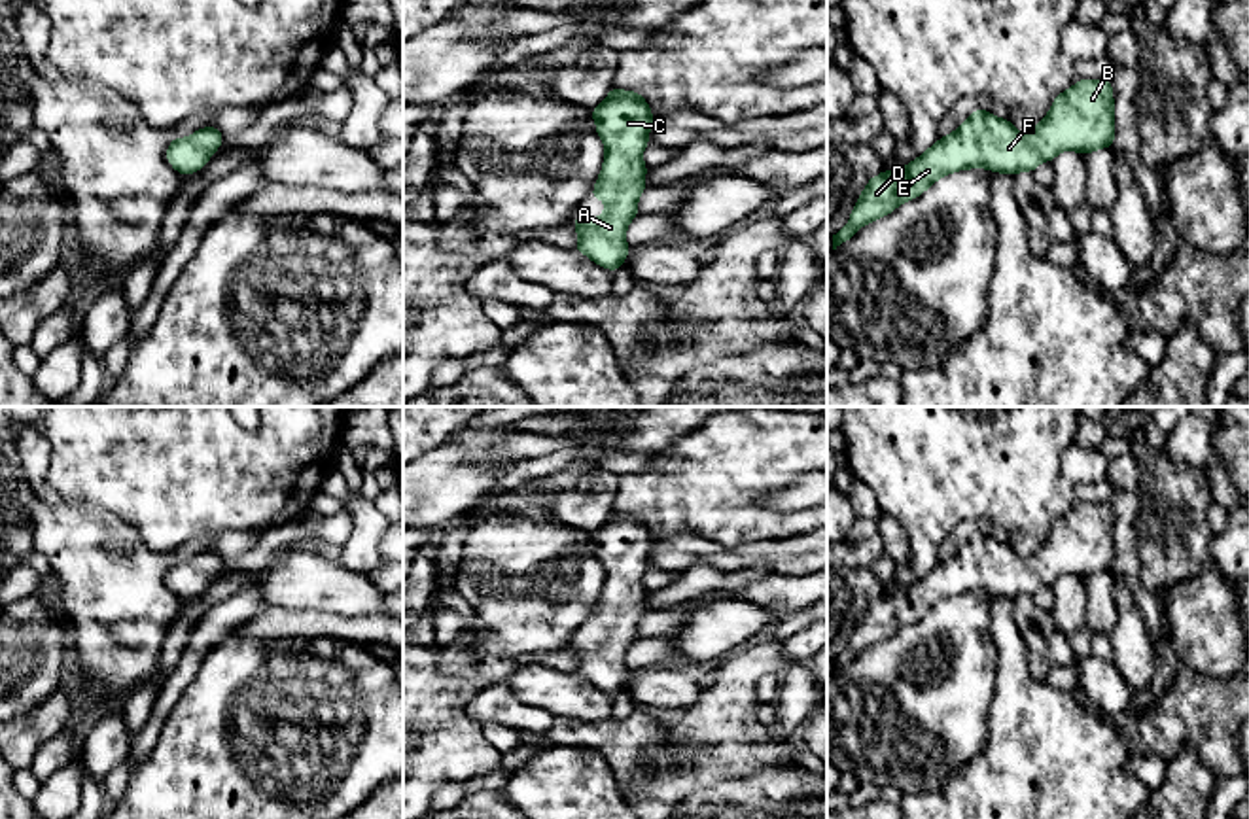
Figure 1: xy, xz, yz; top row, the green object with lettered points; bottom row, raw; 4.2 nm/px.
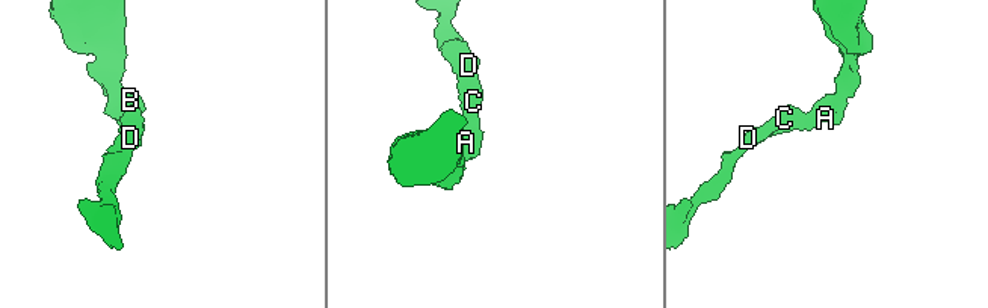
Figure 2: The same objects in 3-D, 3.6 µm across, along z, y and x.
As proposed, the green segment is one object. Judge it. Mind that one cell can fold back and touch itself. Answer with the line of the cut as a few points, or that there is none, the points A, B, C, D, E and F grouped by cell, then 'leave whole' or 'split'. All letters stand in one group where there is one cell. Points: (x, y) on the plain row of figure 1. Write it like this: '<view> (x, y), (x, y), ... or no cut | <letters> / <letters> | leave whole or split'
no cut | A B C D E F | leave whole

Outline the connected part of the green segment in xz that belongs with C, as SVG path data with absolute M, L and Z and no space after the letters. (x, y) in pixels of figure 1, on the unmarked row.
M611 511L606 524L589 537L594 541L596 558L606 569L602 596L594 607L594 615L589 620L598 620L607 630L598 643L572 641L579 660L573 673L585 677L607 694L619 694L632 671L624 664L626 651L638 639L638 622L647 611L643 601L649 592L642 584L642 577L649 567L653 535L642 518Z

